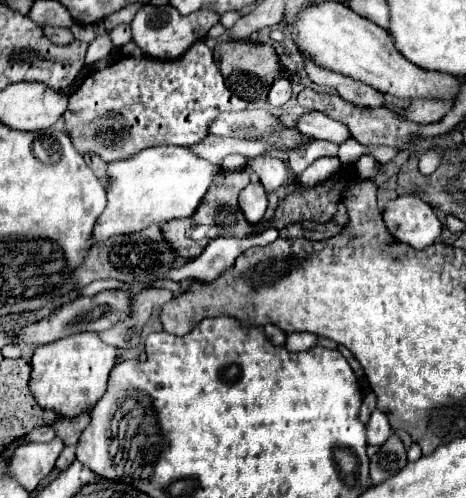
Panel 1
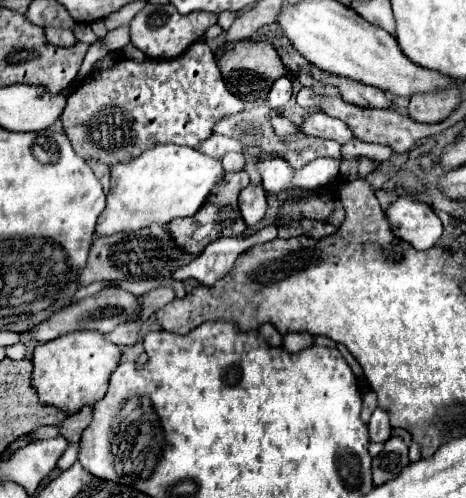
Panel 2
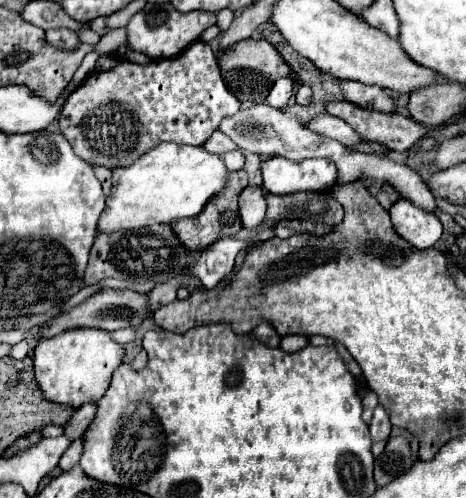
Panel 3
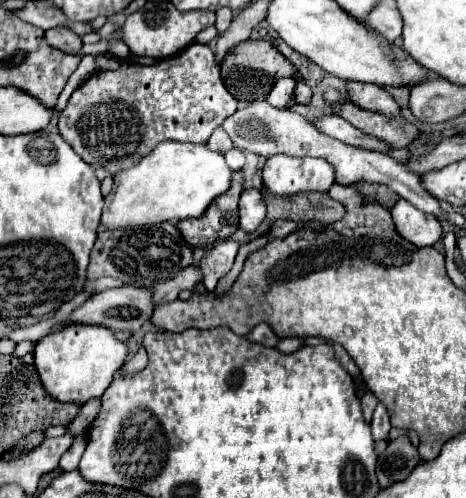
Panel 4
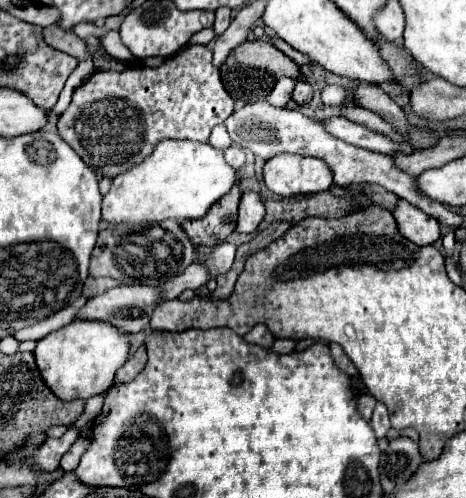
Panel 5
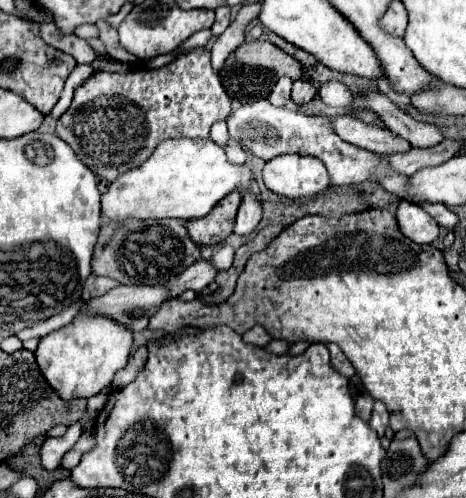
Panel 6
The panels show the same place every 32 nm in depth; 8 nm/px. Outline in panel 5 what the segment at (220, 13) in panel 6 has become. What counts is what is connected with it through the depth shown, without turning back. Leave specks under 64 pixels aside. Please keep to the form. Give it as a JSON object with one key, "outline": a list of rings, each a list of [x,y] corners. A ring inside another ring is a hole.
{"outline":[[[218,8],[215,15],[214,32],[216,32],[216,36],[220,36],[230,24],[230,10],[228,8]]]}

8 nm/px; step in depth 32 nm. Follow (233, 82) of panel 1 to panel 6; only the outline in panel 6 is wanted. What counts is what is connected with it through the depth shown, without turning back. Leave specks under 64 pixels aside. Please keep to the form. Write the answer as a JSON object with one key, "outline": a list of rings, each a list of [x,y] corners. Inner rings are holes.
{"outline":[[[268,40],[244,42],[242,46],[236,48],[236,52],[230,54],[230,58],[226,60],[226,64],[220,70],[220,82],[226,90],[226,94],[240,104],[248,104],[248,102],[266,98],[272,92],[270,88],[276,84],[276,78],[282,78],[282,76],[298,80],[304,76],[304,66],[294,56],[286,54],[282,48],[274,46]]]}

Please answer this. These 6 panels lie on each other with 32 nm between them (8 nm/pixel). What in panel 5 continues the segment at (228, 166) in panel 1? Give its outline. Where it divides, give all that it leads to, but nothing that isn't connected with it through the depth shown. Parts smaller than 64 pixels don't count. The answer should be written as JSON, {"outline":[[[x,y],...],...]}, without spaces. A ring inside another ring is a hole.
{"outline":[[[232,144],[230,148],[226,148],[226,150],[224,150],[224,154],[226,154],[226,162],[230,162],[232,166],[236,166],[236,168],[242,168],[242,166],[244,166],[246,154],[242,152],[242,148],[240,148],[240,146]]]}

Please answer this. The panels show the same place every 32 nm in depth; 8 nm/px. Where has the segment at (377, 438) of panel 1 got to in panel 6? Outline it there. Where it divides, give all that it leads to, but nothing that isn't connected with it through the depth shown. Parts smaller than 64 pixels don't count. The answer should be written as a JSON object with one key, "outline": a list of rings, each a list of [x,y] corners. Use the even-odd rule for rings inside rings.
{"outline":[[[374,402],[372,408],[372,418],[370,418],[370,426],[378,432],[378,436],[384,436],[384,430],[388,428],[388,410],[382,402]]]}

